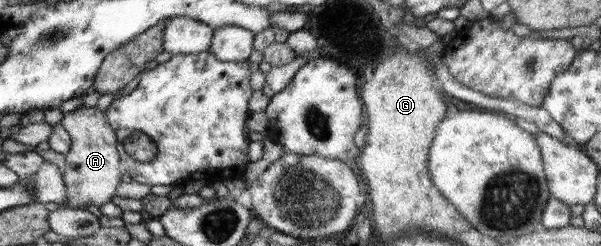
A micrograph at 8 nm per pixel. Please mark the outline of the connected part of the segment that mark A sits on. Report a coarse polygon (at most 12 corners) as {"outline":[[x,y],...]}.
{"outline":[[82,105],[61,124],[71,138],[67,203],[98,207],[122,173],[106,111]]}

